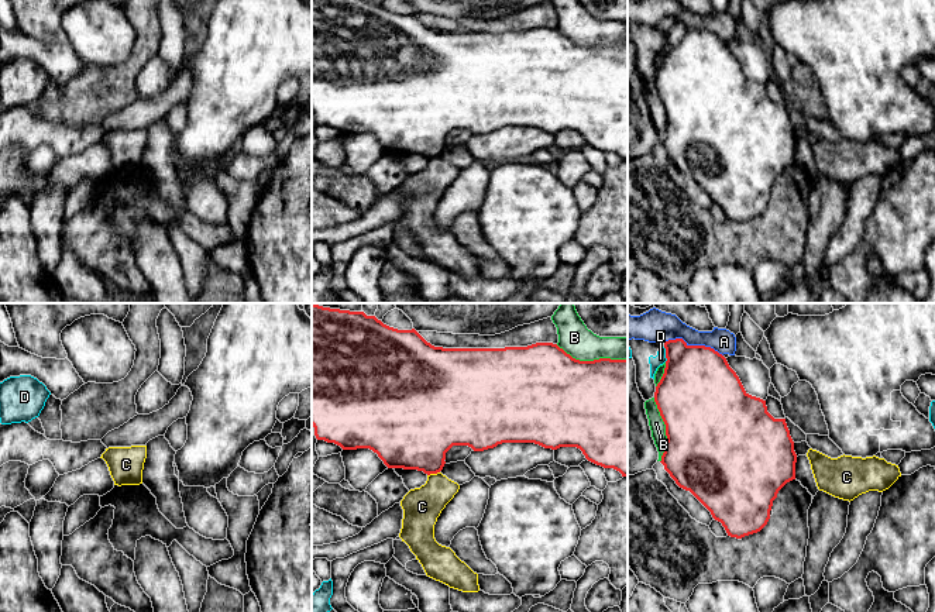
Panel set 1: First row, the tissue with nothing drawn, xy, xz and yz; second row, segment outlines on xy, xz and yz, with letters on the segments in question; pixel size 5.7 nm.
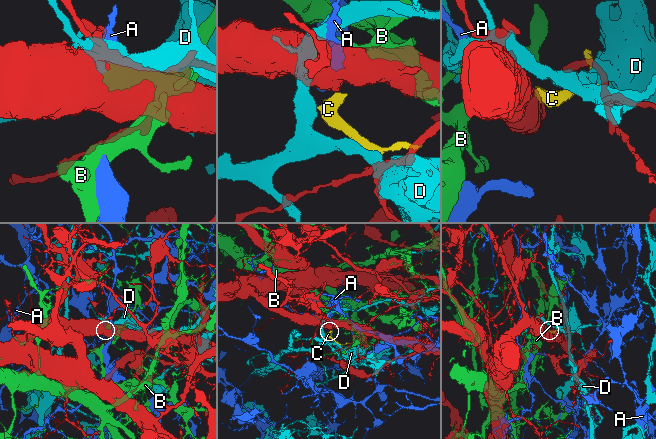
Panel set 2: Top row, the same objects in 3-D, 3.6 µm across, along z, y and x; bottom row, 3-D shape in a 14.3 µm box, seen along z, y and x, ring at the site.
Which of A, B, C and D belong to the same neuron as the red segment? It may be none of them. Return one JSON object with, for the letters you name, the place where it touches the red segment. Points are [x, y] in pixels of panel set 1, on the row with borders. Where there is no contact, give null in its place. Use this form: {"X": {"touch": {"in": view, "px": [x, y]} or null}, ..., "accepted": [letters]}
{"accepted": []}

